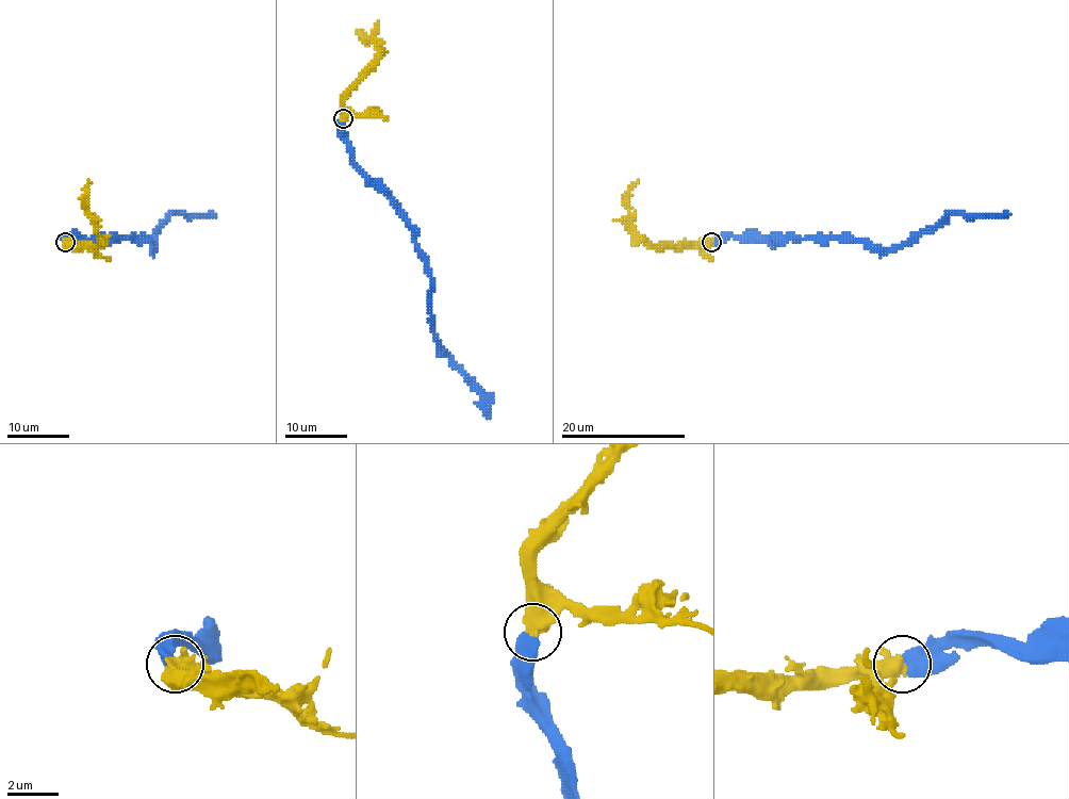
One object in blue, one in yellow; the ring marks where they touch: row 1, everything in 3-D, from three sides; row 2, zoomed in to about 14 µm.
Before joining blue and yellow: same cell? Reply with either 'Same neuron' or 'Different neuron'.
Same neuron

